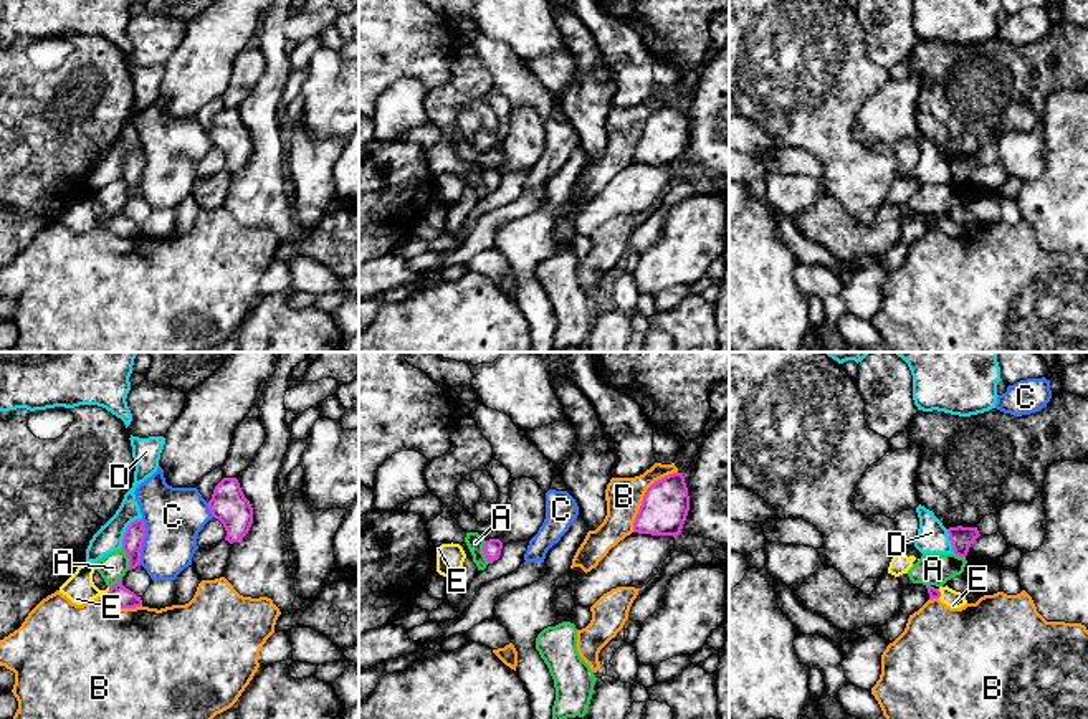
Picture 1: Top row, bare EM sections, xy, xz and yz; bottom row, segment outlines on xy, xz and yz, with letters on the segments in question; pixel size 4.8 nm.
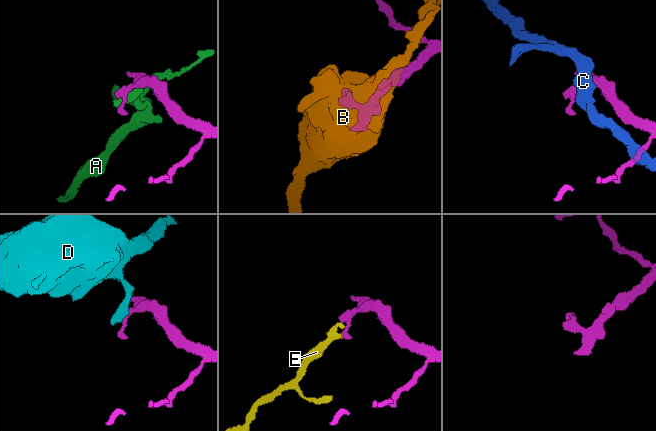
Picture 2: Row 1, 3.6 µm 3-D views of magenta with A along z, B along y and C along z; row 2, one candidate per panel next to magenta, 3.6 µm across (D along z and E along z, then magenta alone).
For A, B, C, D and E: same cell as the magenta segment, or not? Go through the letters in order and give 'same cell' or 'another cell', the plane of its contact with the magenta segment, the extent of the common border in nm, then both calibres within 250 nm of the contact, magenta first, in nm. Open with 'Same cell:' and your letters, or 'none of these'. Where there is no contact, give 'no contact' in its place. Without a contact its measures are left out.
Same cell: E
A: another cell | xz | 120 nm | 90/90 nm
B: another cell | xz | 360 nm | 220/180 nm
C: another cell | xy | 220 nm | 100/280 nm
D: another cell | xy | 180 nm | 100/130 nm
E: same cell | xy | 60 nm | 100/150 nm

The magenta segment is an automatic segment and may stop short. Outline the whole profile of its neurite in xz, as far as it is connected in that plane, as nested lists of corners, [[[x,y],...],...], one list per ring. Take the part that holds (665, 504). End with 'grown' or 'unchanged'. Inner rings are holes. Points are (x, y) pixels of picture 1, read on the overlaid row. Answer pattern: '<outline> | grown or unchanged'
[[[683,473],[655,481],[645,493],[633,522],[633,532],[680,536],[690,511],[690,496]]] | unchanged

